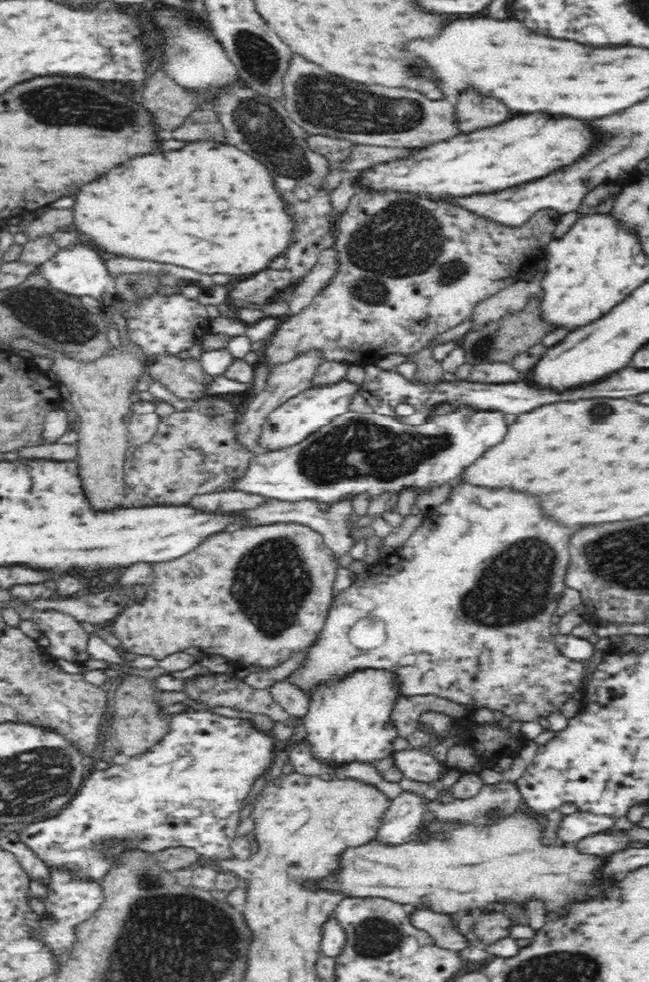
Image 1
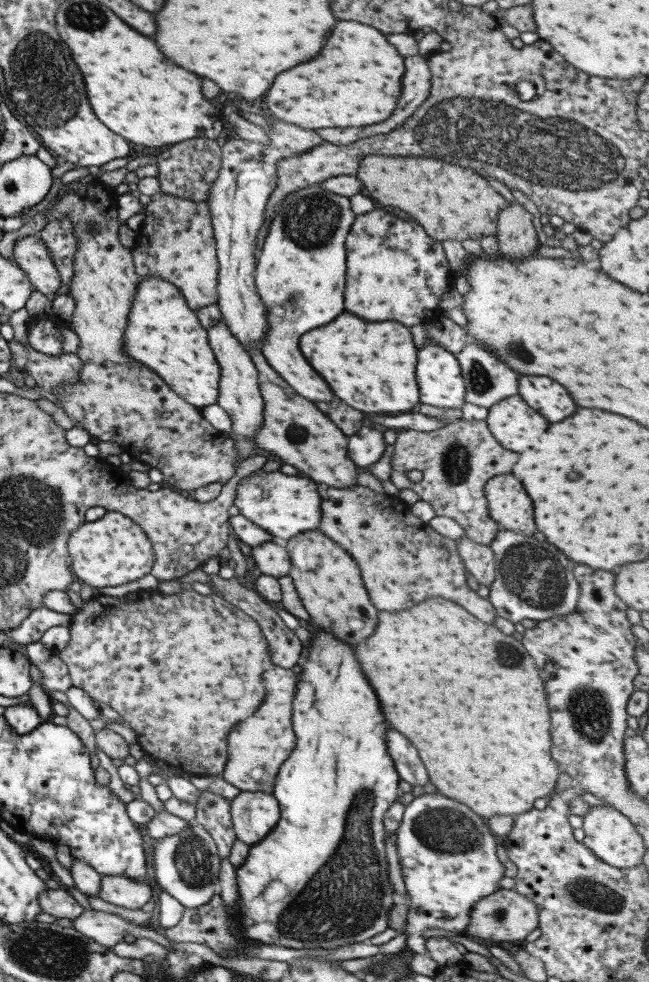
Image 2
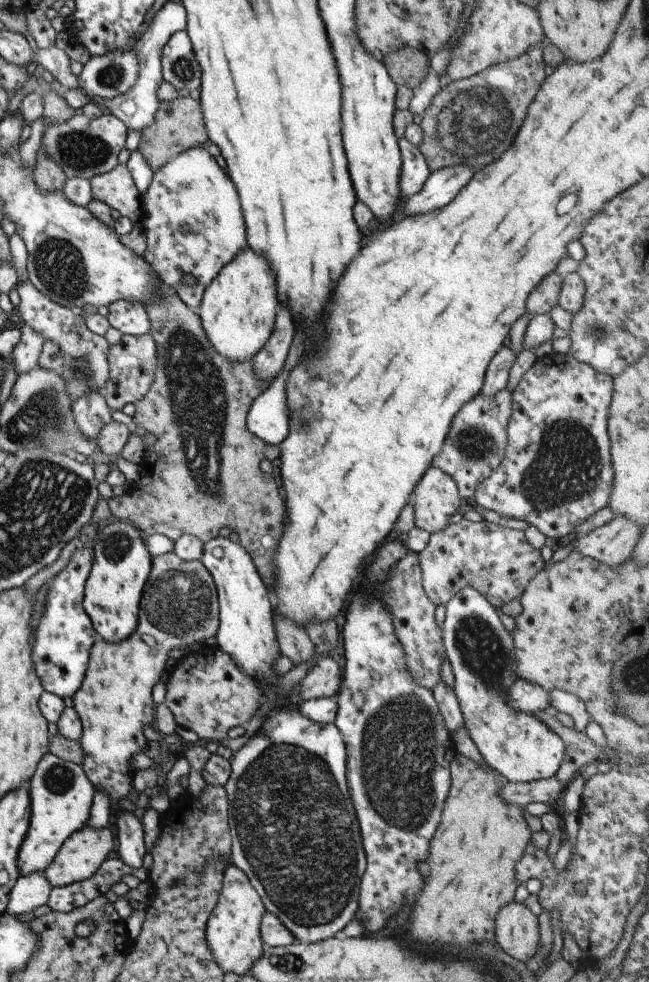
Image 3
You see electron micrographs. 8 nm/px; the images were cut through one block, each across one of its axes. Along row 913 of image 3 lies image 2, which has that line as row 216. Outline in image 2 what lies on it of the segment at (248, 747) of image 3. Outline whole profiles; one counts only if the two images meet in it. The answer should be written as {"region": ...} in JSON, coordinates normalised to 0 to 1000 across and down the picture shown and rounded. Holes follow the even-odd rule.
{"region":[[[490,187],[444,197],[435,205],[422,209],[419,227],[407,241],[404,255],[396,260],[391,277],[393,290],[399,302],[413,314],[416,336],[404,346],[402,358],[413,371],[447,392],[462,403],[481,409],[515,409],[518,403],[508,393],[496,387],[490,379],[471,369],[459,354],[459,346],[468,338],[499,332],[512,328],[521,320],[530,318],[530,279],[533,279],[533,253],[530,244],[539,236],[549,217],[539,211],[536,201],[499,193]]]}

